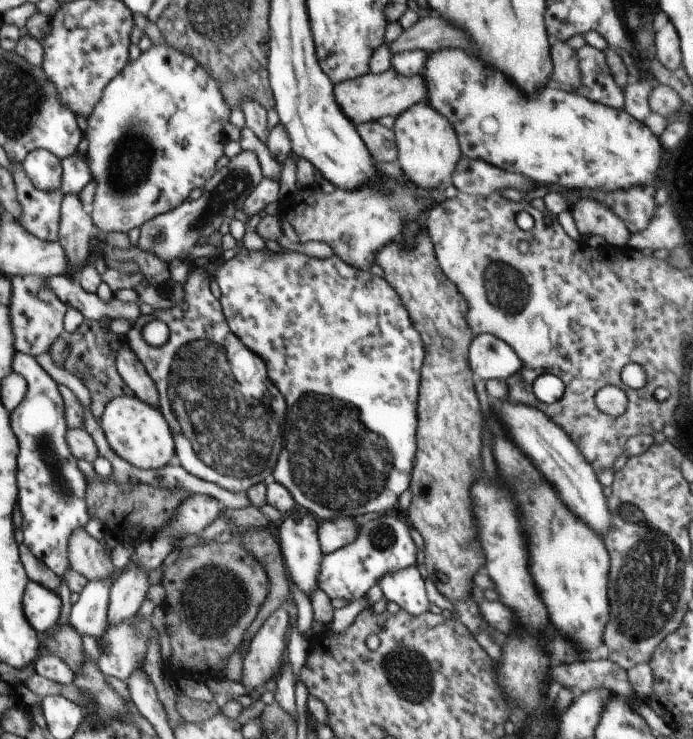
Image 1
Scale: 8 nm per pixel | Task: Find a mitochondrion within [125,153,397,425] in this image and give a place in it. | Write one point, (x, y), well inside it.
(231, 188)

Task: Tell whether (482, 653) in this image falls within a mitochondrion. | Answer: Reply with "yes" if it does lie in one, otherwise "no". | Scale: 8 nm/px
no

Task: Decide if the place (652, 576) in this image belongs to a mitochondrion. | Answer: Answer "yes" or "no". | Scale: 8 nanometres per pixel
yes

